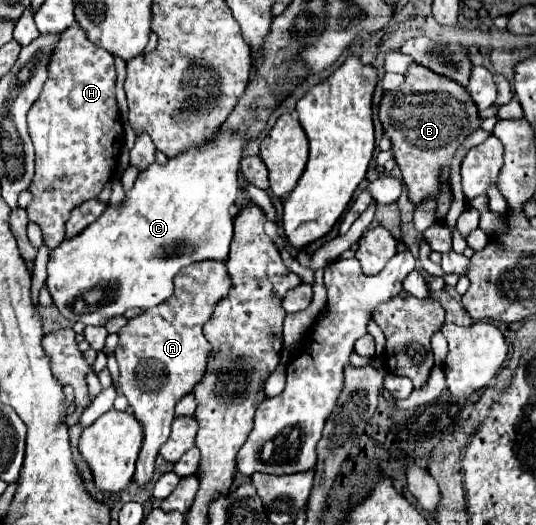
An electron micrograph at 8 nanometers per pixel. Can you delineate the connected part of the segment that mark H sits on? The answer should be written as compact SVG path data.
M78 24L66 28L52 50L46 84L28 112L36 172L28 188L34 200L26 206L26 214L30 222L42 226L43 241L50 252L64 240L64 224L70 212L82 202L96 198L118 166L124 128L114 84L114 56L90 44Z

